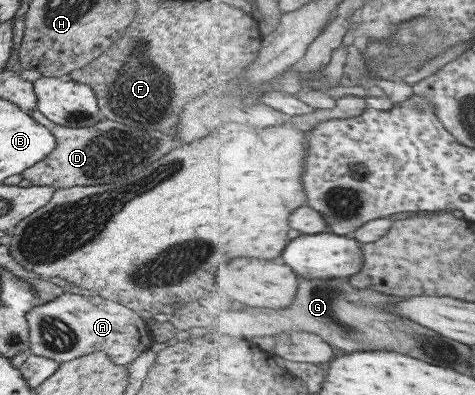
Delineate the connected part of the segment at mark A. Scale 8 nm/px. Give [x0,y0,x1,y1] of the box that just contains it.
[24,292,153,365]

